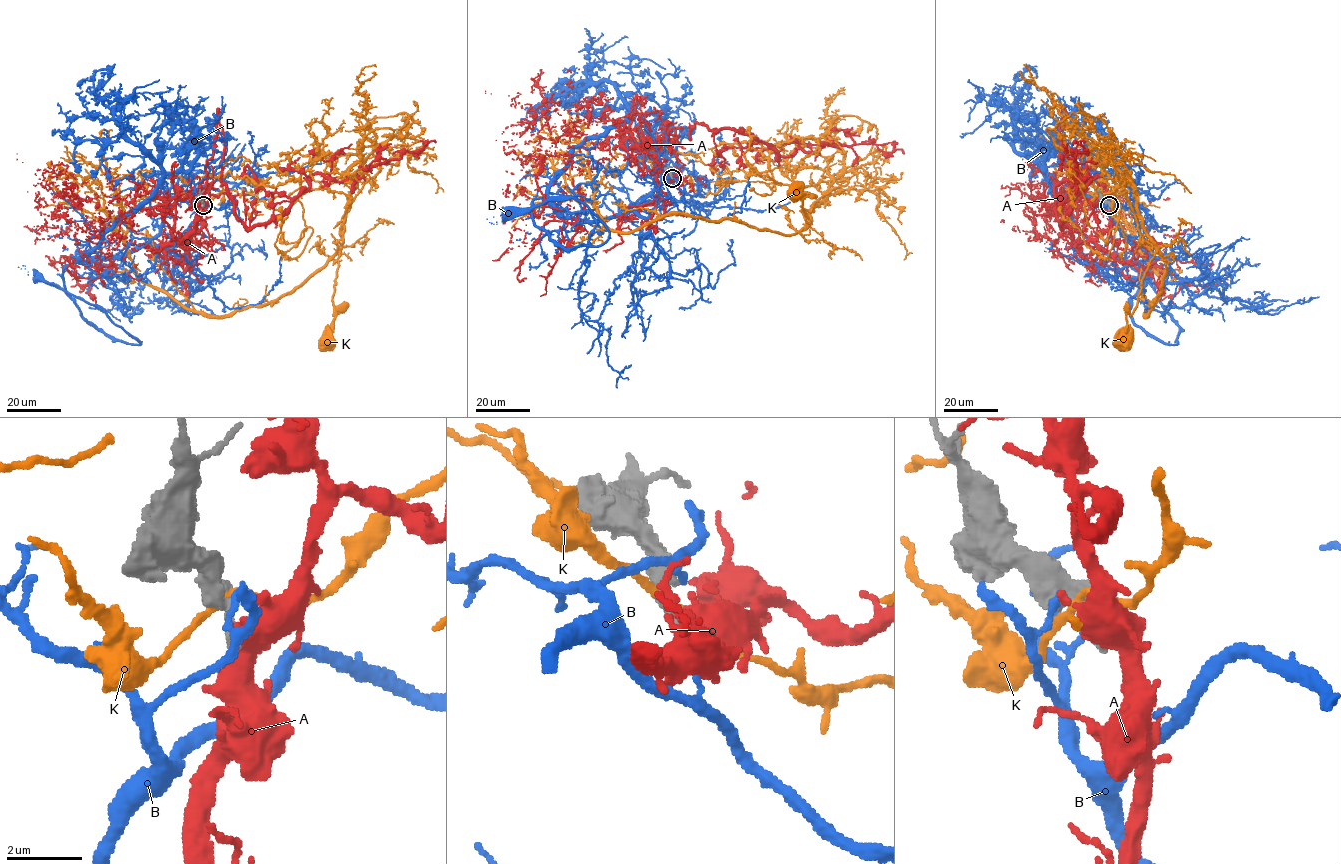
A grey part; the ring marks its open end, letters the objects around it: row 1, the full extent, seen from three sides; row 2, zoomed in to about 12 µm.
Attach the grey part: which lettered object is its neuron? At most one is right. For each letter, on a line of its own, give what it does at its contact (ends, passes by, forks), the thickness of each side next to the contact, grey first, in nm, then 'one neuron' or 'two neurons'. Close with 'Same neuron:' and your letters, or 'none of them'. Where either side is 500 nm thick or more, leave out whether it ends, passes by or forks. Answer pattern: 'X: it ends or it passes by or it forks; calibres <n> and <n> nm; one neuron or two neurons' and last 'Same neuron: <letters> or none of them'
A: calibres 340 and 750 nm; two neurons
B: it ends; calibres 440 and 150 nm; two neurons
K: it passes by; calibres 460 and 190 nm; two neurons
Same neuron: none of them

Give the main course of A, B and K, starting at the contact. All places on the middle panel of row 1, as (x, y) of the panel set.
A: (672, 178), (653, 144), (681, 128), (690, 139), (696, 123), (748, 133), (778, 156), (872, 143), (904, 153)
B: (672, 174), (594, 221), (548, 197), (572, 151), (631, 113), (612, 84), (583, 81), (590, 68), (642, 61)
K: (670, 176), (705, 197), (728, 181), (800, 189), (813, 183), (822, 200), (808, 224), (804, 196), (794, 192)

